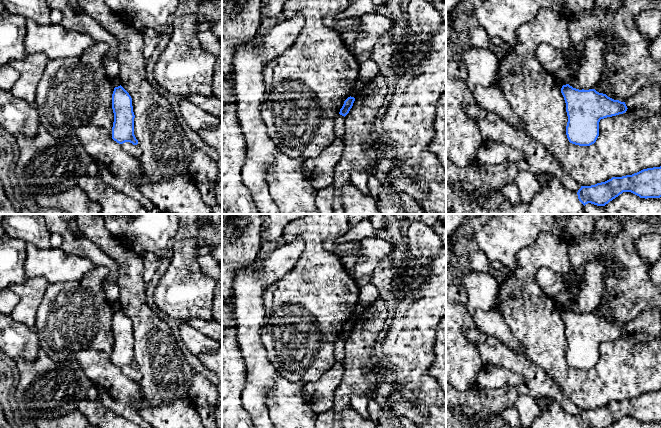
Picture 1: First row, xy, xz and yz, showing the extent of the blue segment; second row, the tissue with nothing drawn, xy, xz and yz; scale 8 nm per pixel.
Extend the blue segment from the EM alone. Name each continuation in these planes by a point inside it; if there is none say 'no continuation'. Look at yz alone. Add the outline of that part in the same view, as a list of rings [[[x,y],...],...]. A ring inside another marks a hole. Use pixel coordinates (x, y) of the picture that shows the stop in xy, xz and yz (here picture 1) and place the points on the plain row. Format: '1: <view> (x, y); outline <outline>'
1: yz (555, 417); outline [[[549,398],[549,410],[541,411],[529,426],[518,425],[516,428],[582,428],[576,416],[567,413],[559,403]]]

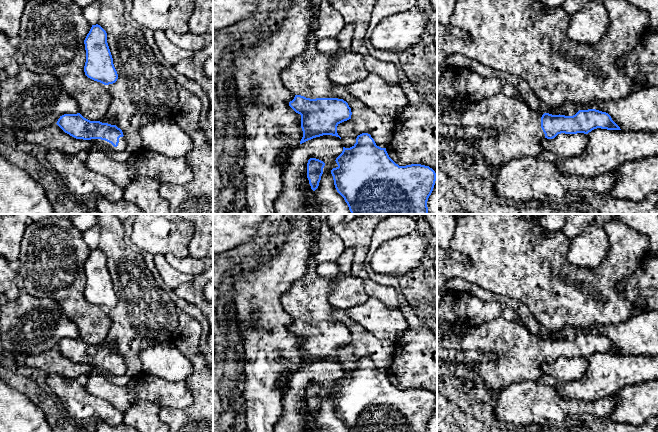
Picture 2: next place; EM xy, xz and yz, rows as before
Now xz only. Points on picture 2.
1: xz (307, 298); outline [[[346,248],[337,260],[339,273],[335,277],[326,278],[317,273],[318,263],[314,257],[310,257],[304,276],[295,280],[281,297],[282,306],[287,313],[294,319],[310,323],[332,322],[335,308],[329,303],[328,295],[334,290],[339,277],[351,274],[352,259],[353,250]]]

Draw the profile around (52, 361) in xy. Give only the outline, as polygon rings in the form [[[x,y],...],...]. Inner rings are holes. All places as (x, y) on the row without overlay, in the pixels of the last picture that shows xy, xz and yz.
[[[57,348],[39,354],[21,354],[16,362],[19,366],[43,370],[47,374],[54,373],[69,379],[88,376],[92,370],[90,364],[76,363],[65,357]]]

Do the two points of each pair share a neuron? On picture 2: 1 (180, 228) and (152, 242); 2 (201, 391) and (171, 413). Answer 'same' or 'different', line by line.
1: same
2: same

